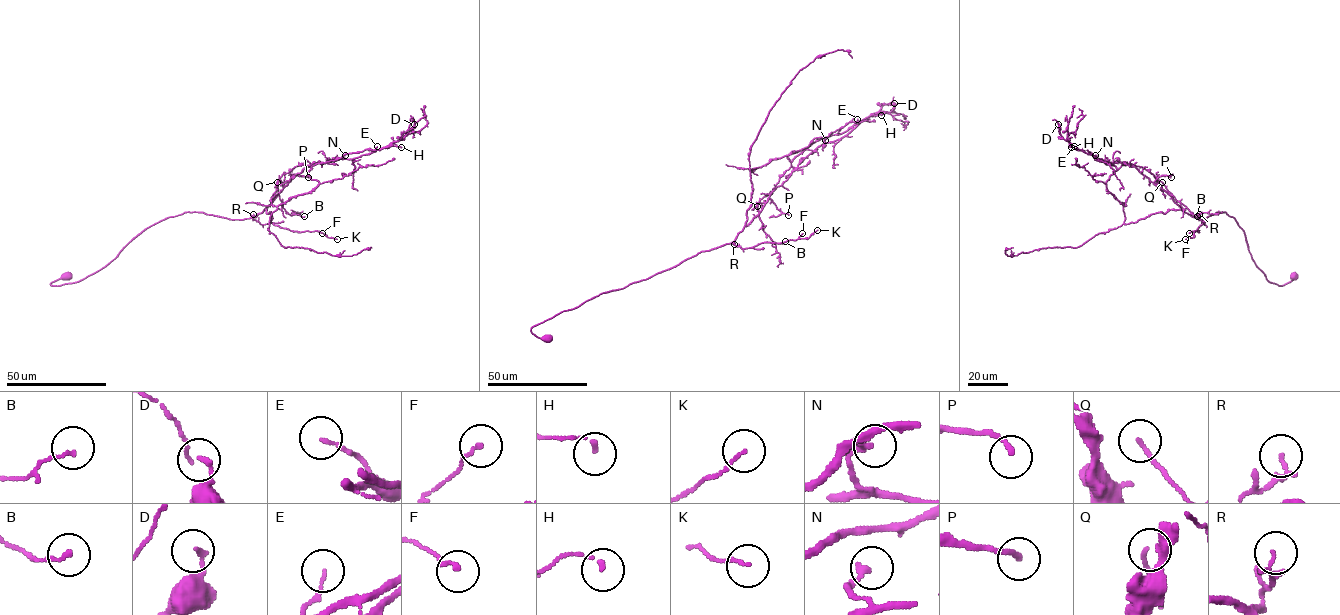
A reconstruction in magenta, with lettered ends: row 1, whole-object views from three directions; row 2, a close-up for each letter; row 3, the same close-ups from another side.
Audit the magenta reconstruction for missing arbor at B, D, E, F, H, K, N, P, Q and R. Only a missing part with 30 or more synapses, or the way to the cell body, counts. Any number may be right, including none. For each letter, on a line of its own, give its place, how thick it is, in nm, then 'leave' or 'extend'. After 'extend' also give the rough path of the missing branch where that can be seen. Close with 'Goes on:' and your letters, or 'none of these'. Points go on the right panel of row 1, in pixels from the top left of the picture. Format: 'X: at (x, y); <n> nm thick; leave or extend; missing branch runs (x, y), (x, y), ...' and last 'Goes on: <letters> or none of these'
B: at (1197, 216); 120 nm thick; leave
D: at (1058, 124); 180 nm thick; leave
E: at (1074, 146); 110 nm thick; leave
F: at (1189, 233); 140 nm thick; leave
H: at (1071, 147); 130 nm thick; leave
K: at (1185, 239); 110 nm thick; leave
N: at (1095, 155); 160 nm thick; leave
P: at (1171, 177); 190 nm thick; leave
Q: at (1162, 182); 130 nm thick; leave
R: at (1199, 214); 130 nm thick; leave
Goes on: none of these

